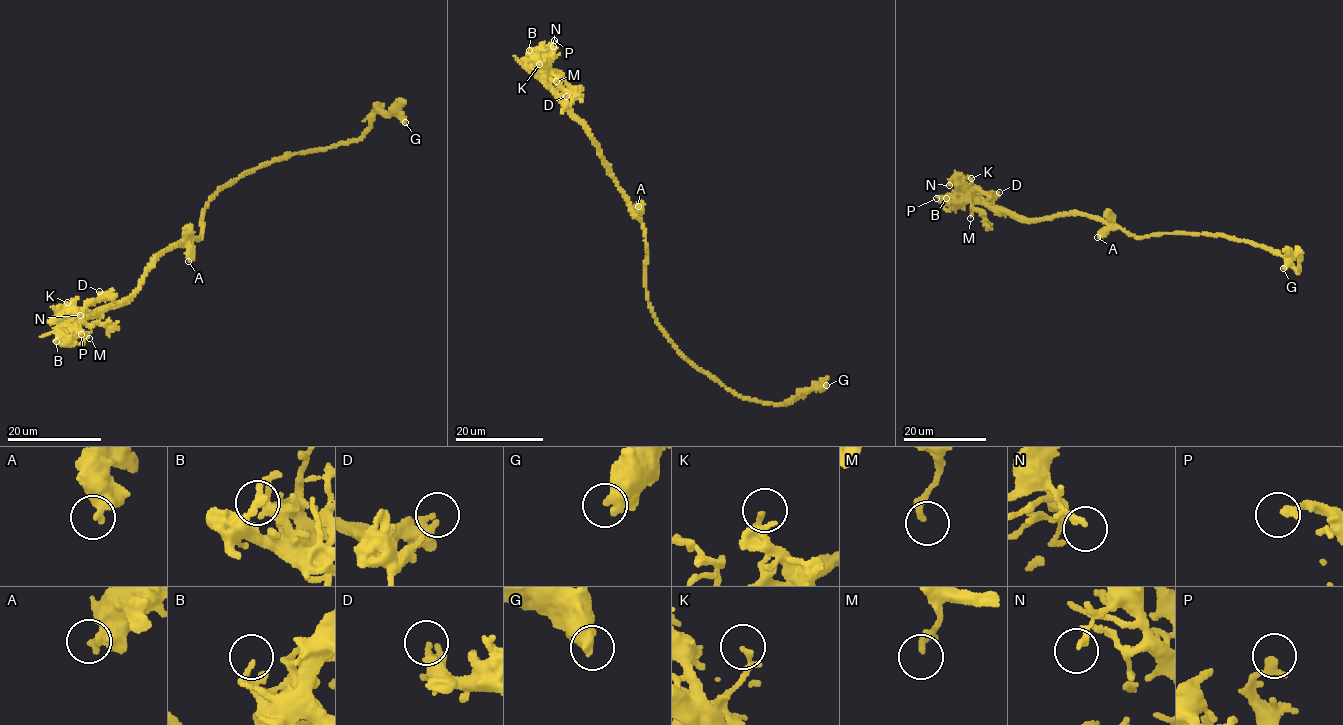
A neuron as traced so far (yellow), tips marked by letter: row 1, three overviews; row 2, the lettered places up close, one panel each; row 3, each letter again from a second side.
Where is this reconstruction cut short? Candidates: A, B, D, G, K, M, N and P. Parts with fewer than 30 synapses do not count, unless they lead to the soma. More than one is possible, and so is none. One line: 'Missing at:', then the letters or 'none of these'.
Missing at: none of these

